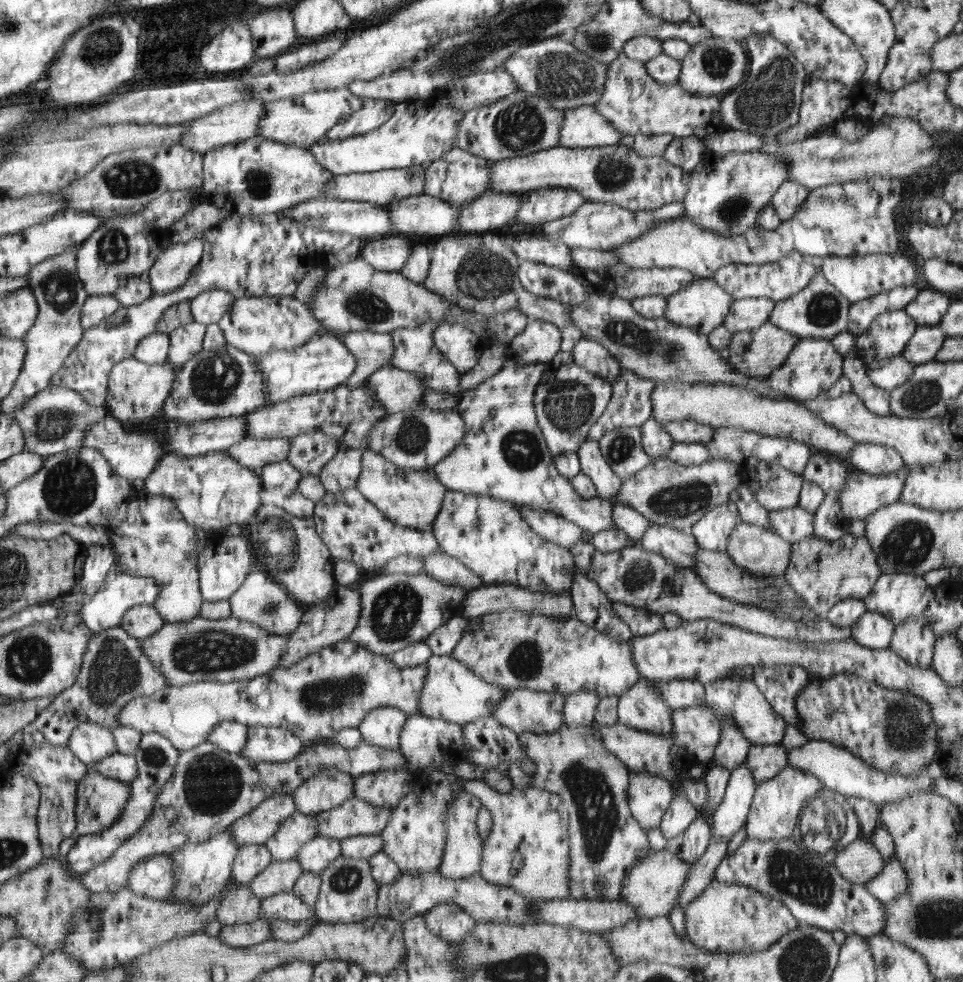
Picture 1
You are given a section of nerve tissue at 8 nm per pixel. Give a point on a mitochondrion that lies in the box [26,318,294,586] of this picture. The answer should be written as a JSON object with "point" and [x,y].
{"point":[70,487]}

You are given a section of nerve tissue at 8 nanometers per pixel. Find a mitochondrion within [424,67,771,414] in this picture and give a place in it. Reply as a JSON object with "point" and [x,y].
{"point":[482,276]}

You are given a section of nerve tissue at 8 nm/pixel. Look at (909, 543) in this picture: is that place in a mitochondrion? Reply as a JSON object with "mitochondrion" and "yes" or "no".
{"mitochondrion":"yes"}

